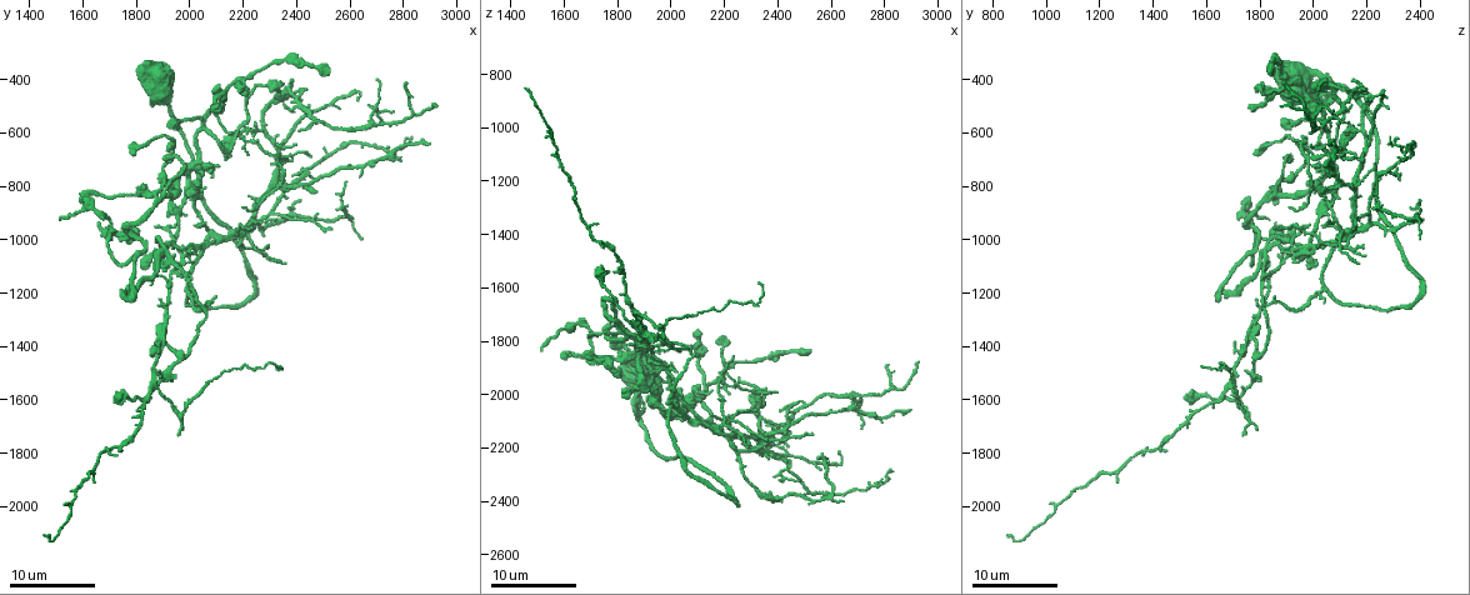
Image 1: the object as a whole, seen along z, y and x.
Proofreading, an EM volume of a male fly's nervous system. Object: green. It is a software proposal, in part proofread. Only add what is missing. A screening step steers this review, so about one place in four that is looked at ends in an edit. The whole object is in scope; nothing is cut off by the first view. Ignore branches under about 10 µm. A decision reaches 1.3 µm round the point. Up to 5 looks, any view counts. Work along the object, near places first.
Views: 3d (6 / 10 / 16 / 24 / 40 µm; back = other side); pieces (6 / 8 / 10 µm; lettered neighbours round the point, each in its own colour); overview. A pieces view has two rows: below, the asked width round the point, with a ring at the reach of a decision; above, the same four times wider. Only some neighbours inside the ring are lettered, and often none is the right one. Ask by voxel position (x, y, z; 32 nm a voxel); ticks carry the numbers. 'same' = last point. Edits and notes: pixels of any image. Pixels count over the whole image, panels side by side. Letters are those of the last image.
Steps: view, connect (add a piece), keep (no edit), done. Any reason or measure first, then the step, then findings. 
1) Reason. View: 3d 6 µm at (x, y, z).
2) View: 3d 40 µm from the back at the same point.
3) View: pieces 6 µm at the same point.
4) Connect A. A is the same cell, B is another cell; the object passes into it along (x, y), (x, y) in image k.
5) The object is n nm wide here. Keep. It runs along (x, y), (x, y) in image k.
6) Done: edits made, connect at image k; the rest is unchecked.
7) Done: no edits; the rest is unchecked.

Branch stops here. View: pieces 10 µm at (1810, 980, 1930).

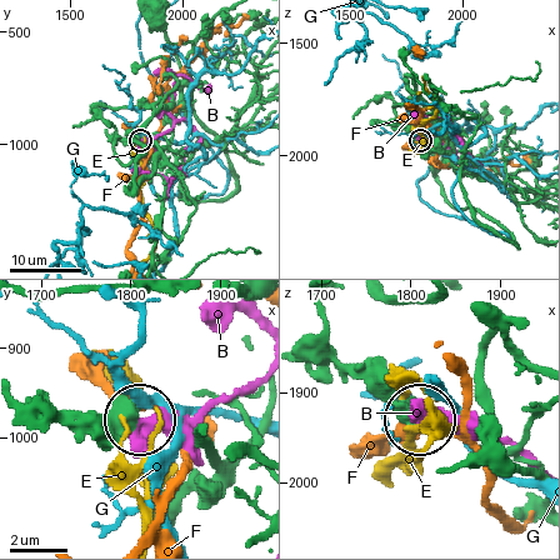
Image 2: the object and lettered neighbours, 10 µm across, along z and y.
Keep. B, E, F and G are other cells; it runs along (50, 430), (134, 419) in image 2; none of them fits.

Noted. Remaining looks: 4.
An open end. View: 3d 6 µm at (1940, 560, 1880).

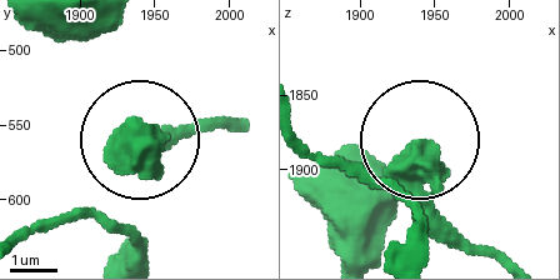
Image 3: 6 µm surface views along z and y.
What lies round it. View: pieces 8 µm at (1938, 564, 1886).

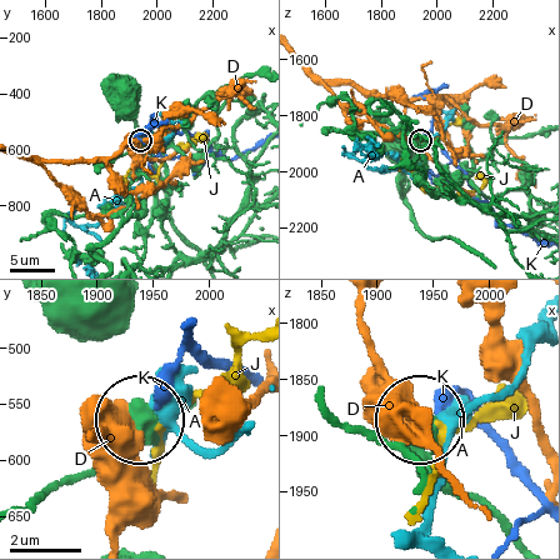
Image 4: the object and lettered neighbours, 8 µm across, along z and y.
The object is 690 nm wide here. Keep. A, D, J and K are other cells; no lettered piece goes on from it.

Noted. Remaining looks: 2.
Free end. View: 3d 10 µm at (2020, 940, 2040).

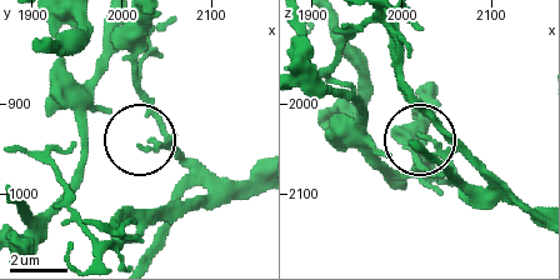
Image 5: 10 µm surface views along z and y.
View: pieces 10 µm at (2025, 950, 2035).

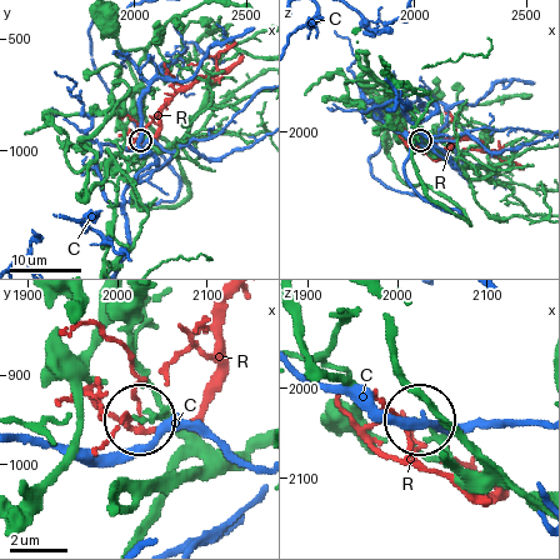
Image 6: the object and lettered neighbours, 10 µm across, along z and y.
The object is 120 nm wide here. Keep. C and R are other cells; none of them fits.

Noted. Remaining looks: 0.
Done: no edits; the rest is unchecked.

